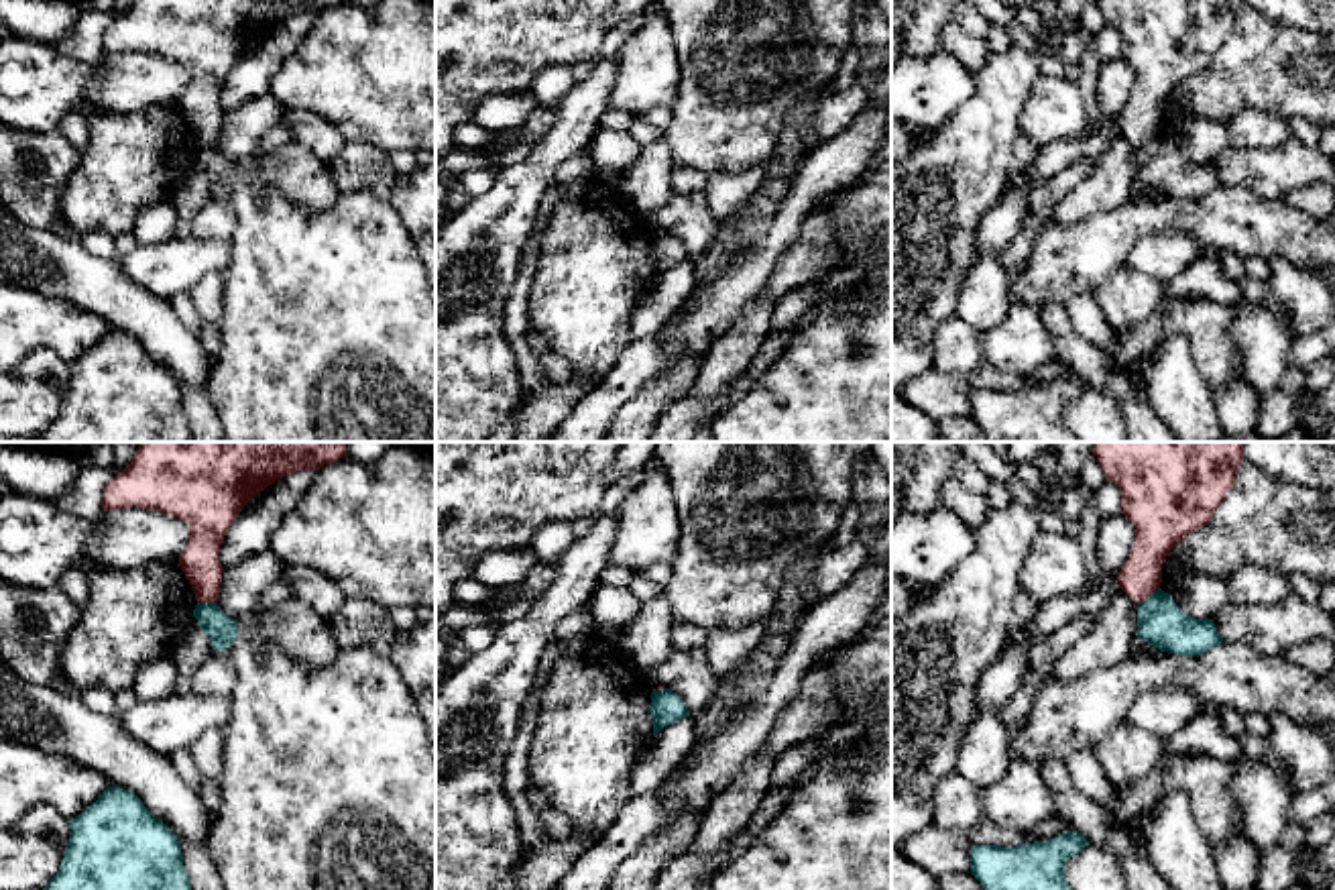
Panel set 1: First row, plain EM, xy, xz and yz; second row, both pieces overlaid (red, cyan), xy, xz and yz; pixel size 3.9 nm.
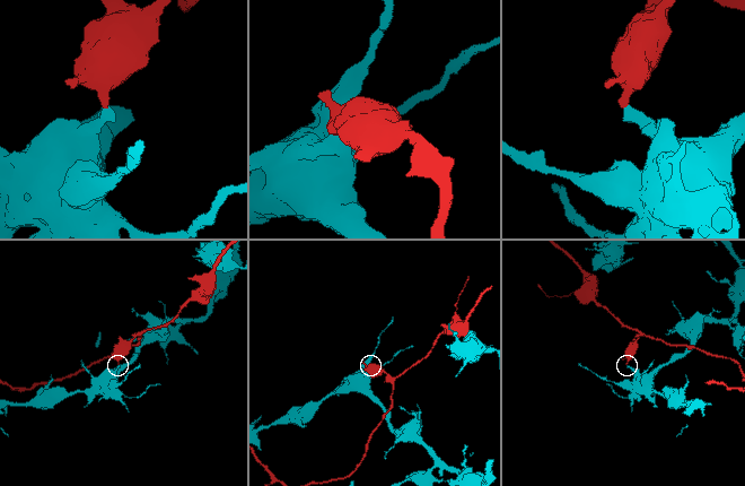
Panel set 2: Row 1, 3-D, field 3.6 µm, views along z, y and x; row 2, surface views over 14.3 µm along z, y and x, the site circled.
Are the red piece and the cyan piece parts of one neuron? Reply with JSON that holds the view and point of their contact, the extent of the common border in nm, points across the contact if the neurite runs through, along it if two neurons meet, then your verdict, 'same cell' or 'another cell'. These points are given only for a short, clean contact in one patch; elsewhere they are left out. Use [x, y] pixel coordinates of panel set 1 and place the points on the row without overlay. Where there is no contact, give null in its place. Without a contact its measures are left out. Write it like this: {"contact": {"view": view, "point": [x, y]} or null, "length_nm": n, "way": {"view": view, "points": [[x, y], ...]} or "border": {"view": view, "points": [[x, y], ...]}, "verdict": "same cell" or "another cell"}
{"contact": {"view": "yz", "point": [1146, 141]}, "length_nm": 120, "border": {"view": "yz", "points": [[1158, 131], [1136, 147]]}, "verdict": "another cell"}

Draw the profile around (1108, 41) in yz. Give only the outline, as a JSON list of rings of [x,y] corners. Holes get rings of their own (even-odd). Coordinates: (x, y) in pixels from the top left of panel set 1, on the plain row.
[[[1105,24],[1093,35],[1093,53],[1099,61],[1111,61],[1121,57],[1121,35],[1115,26]]]

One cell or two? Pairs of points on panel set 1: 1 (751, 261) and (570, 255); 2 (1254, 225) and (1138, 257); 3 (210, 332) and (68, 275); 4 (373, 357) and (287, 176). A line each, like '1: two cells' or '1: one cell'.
1: two cells
2: two cells
3: two cells
4: two cells

